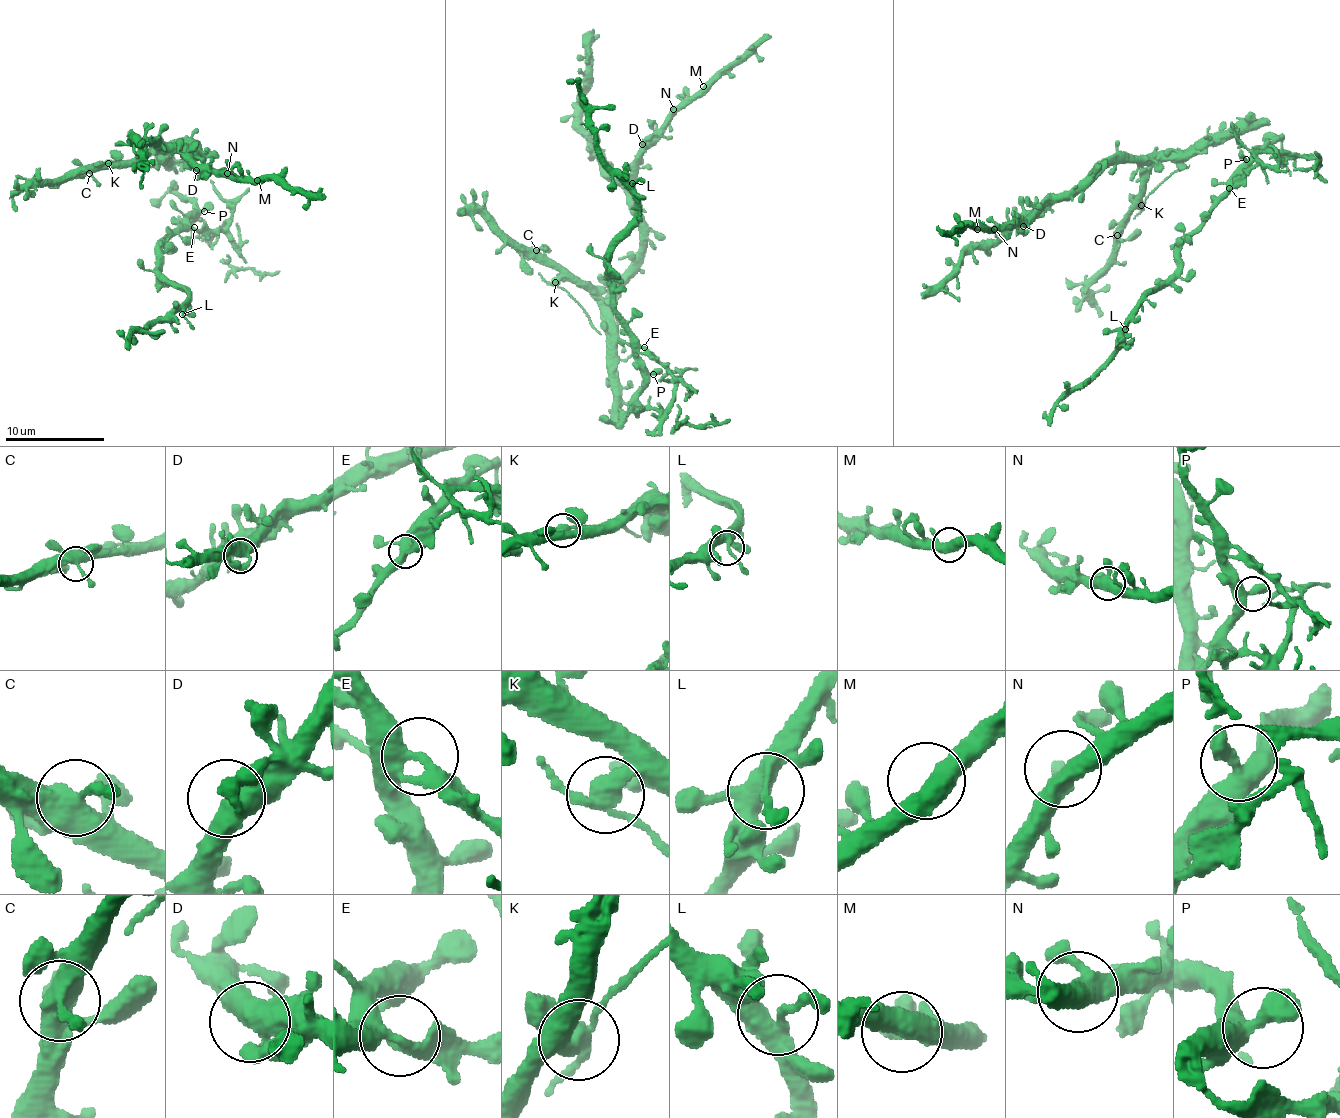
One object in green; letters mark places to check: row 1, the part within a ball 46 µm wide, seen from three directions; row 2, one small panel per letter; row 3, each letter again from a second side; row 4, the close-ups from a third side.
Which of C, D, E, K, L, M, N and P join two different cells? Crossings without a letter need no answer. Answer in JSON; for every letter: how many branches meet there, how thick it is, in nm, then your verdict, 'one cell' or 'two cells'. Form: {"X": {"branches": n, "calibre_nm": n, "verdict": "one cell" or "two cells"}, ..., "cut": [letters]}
{"C": {"branches": 3, "calibre_nm": 400, "verdict": "one cell"}, "D": {"branches": 3, "calibre_nm": 440, "verdict": "one cell"}, "E": {"branches": 2, "calibre_nm": 380, "verdict": "two cells"}, "K": {"branches": 3, "calibre_nm": 340, "verdict": "two cells"}, "L": {"branches": 3, "calibre_nm": 280, "verdict": "one cell"}, "M": {"branches": 2, "calibre_nm": 500, "verdict": "one cell"}, "N": {"branches": 3, "calibre_nm": 400, "verdict": "one cell"}, "P": {"branches": 2, "calibre_nm": 480, "verdict": "one cell"}, "cut": ["E", "K"]}

